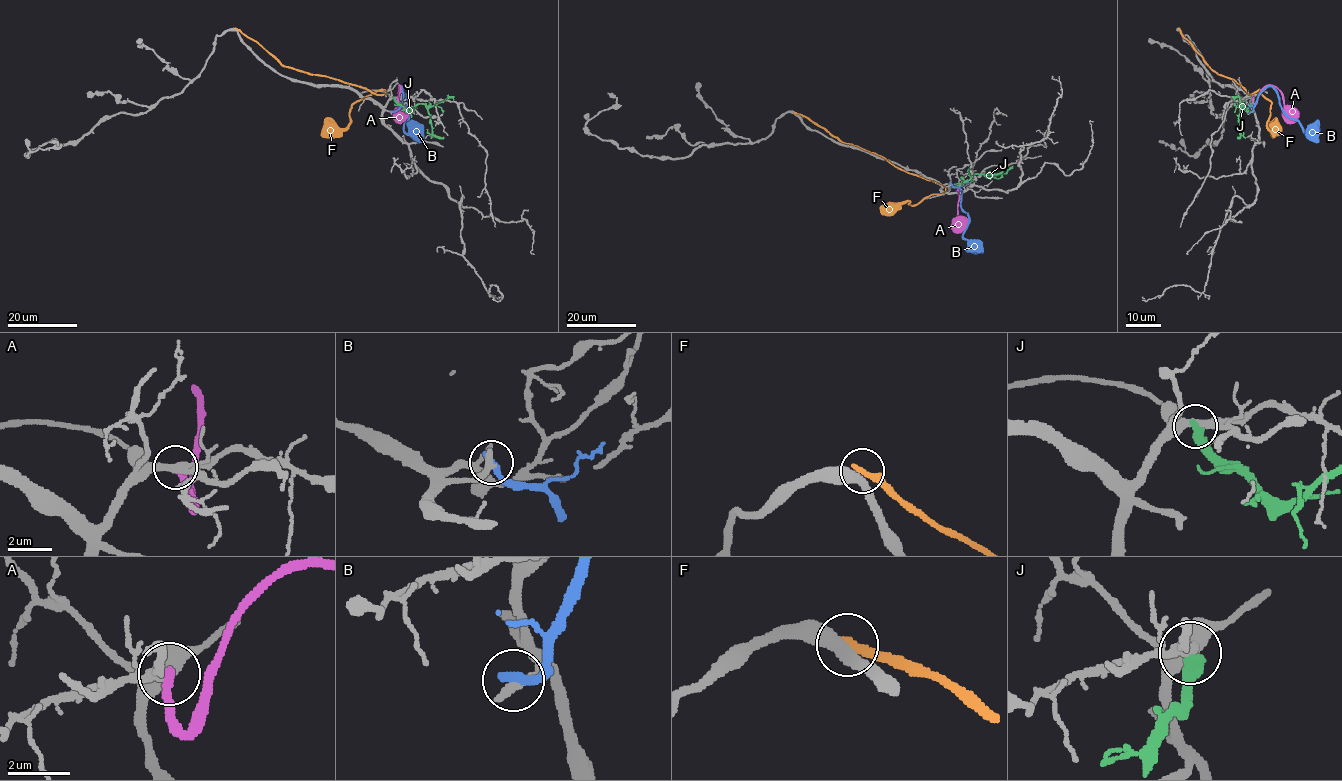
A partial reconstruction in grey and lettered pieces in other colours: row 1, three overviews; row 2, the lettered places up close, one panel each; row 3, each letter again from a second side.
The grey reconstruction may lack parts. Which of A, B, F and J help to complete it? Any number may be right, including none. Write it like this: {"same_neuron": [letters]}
{"same_neuron": []}

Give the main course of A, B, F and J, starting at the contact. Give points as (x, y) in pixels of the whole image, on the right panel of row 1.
A: (1253, 97), (1255, 103), (1265, 86), (1274, 85), (1281, 93), (1283, 103), (1294, 115), (1294, 123)
B: (1250, 111), (1257, 97), (1271, 86), (1278, 95), (1280, 108), (1303, 131), (1312, 138), (1318, 131)
F: (1179, 28), (1217, 74), (1233, 80), (1248, 94), (1259, 90), (1271, 104), (1267, 127), (1278, 131)
J: (1252, 97), (1246, 110), (1240, 103), (1238, 117), (1242, 135), (1243, 129)

